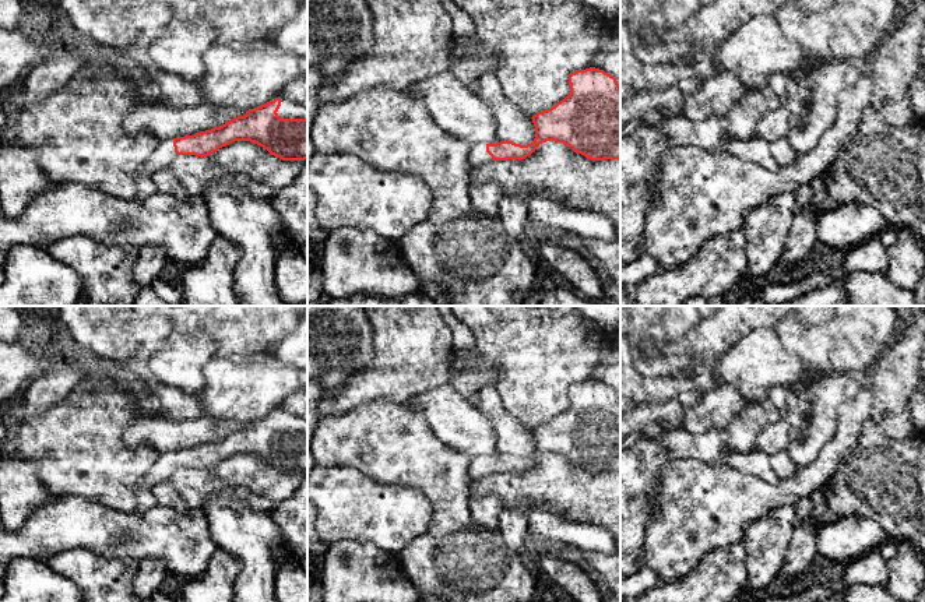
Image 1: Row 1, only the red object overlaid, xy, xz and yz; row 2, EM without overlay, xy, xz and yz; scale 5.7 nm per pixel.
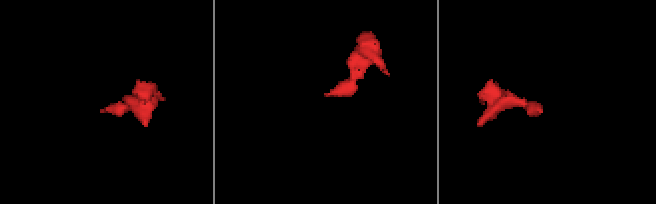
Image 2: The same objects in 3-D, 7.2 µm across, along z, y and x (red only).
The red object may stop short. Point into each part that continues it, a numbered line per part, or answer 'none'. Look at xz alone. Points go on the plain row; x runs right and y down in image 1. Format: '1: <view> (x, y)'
1: xz (477, 468)

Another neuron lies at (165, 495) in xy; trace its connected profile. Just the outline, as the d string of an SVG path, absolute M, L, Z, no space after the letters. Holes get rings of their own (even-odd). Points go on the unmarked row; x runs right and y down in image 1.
M168 480L154 485L151 492L158 506L176 510L182 514L193 513L183 496Z

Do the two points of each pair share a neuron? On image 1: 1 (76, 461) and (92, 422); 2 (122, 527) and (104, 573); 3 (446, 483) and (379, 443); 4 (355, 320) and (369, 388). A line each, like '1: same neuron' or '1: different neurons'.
1: same neuron
2: different neurons
3: same neuron
4: different neurons

